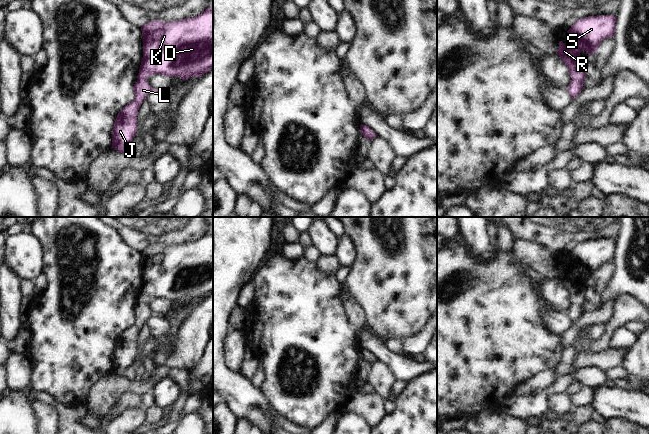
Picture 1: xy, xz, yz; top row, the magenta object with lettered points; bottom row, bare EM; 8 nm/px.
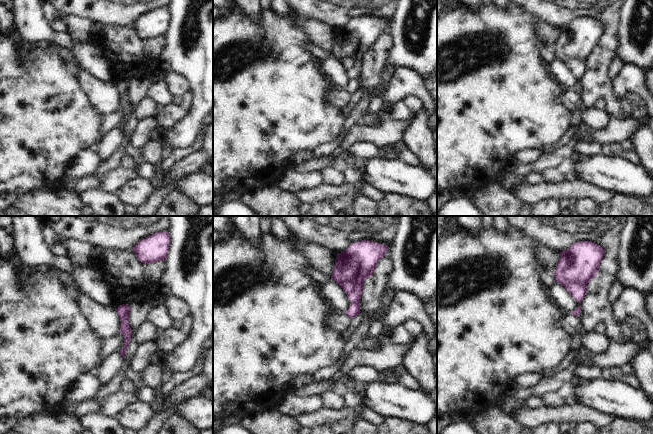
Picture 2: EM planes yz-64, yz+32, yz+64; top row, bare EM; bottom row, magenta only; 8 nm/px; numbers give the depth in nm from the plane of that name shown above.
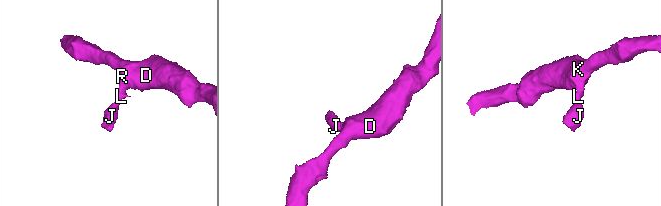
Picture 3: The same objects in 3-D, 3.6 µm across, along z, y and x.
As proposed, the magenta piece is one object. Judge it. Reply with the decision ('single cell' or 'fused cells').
single cell

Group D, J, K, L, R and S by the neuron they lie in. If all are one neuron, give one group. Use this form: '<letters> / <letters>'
D J K L R S

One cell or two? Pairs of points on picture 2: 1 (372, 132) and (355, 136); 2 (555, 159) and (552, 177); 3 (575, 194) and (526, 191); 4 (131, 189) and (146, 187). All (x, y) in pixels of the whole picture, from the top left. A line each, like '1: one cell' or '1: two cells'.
1: one cell
2: two cells
3: one cell
4: one cell

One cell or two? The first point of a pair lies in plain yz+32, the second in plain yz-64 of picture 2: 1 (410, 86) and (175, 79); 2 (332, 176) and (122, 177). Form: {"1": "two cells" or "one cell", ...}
{"1": "one cell", "2": "one cell"}

